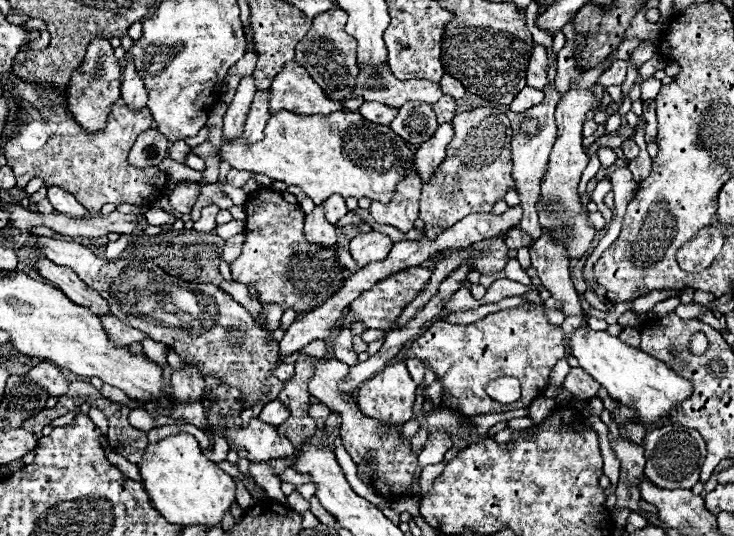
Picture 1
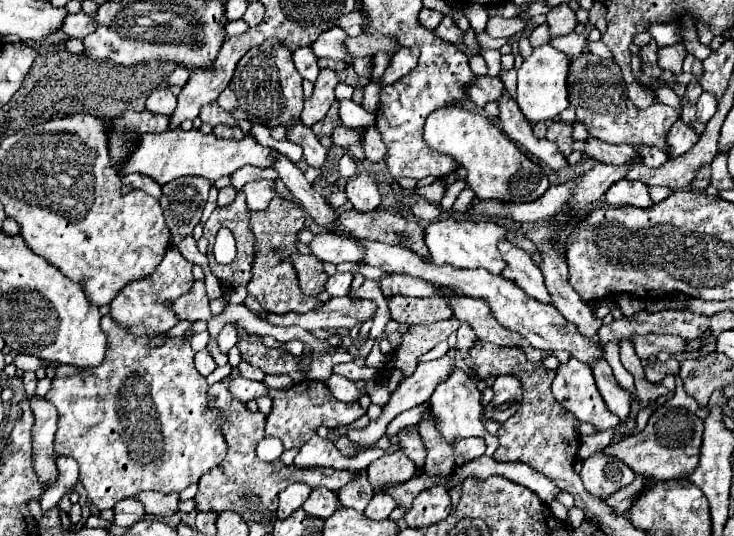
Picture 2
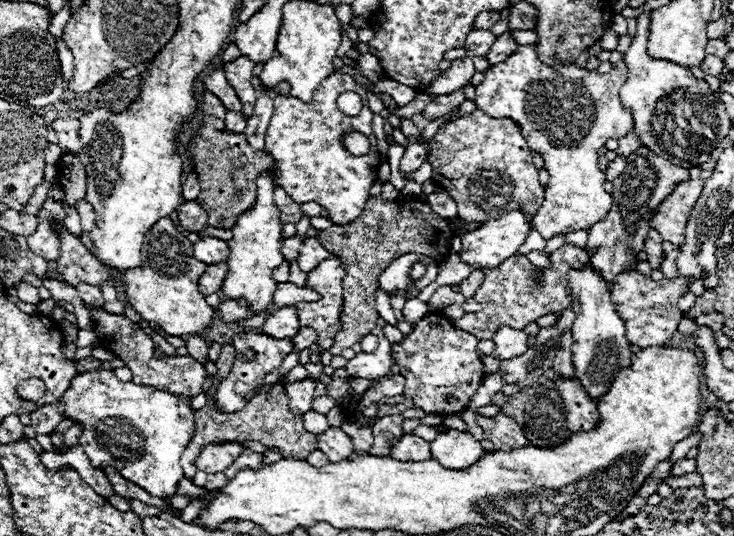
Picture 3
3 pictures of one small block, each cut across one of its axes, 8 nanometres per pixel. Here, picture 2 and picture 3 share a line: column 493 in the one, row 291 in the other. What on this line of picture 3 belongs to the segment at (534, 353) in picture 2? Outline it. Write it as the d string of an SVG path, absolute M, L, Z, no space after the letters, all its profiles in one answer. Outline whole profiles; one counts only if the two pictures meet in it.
M330 256L320 266L316 266L314 270L310 270L308 280L306 280L306 286L318 290L318 294L322 296L322 299L316 302L298 302L296 304L300 324L302 326L310 326L310 328L314 328L318 332L318 344L324 350L330 350L332 348L334 338L336 338L336 334L338 334L338 330L342 326L340 313L343 306L342 278L344 278L344 274L346 274L346 270L344 270L340 258L338 256Z

